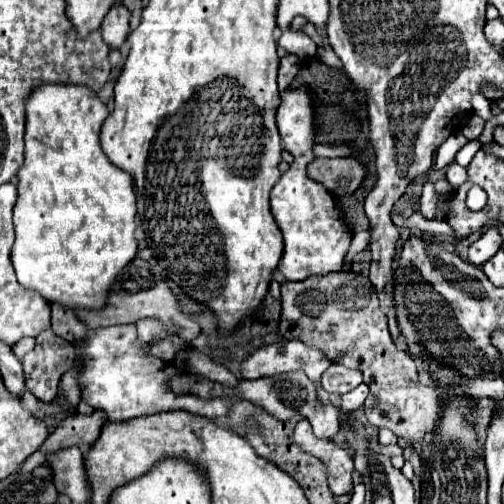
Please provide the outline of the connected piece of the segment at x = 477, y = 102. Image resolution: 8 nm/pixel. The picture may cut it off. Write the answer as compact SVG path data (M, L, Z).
M474 97L474 113L480 115L484 121L494 121L494 113L490 109L490 101L486 97Z

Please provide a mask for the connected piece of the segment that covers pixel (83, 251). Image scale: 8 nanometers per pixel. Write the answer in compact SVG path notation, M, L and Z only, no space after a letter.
M40 85L40 89L34 89L26 103L26 151L24 151L24 165L18 171L18 201L14 205L14 227L16 227L16 243L12 247L12 263L18 277L18 283L26 289L32 289L40 293L48 303L60 303L70 309L92 309L98 311L106 305L108 291L120 271L136 257L138 241L134 237L136 231L136 195L132 187L132 177L118 169L102 151L100 145L100 129L108 117L108 107L98 99L96 93L90 93L90 89L82 89L78 85Z

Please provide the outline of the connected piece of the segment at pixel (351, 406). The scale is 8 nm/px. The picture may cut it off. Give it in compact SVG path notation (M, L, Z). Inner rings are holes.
M364 383L358 385L358 389L352 389L352 391L342 395L342 409L344 411L354 411L358 409L369 394L369 387L366 387Z

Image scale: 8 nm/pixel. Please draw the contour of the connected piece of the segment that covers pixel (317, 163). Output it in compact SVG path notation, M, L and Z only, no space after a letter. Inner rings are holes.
M312 159L306 167L306 173L310 179L322 183L332 195L342 197L342 195L352 195L360 181L364 179L364 167L352 159Z

